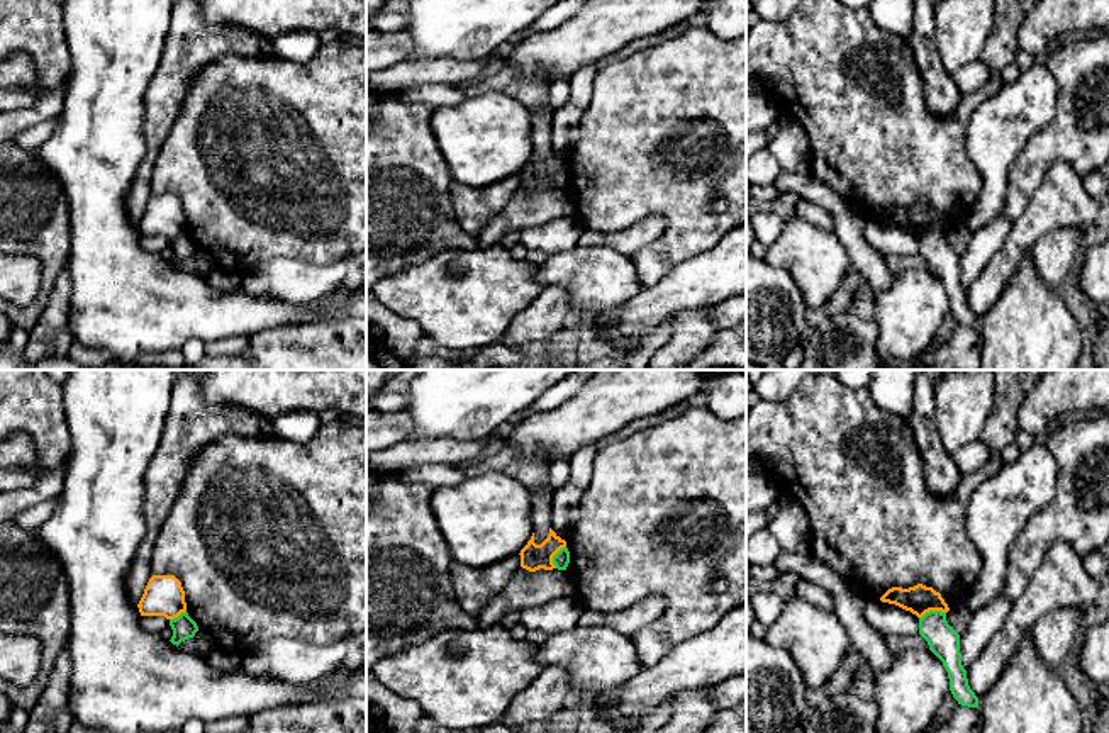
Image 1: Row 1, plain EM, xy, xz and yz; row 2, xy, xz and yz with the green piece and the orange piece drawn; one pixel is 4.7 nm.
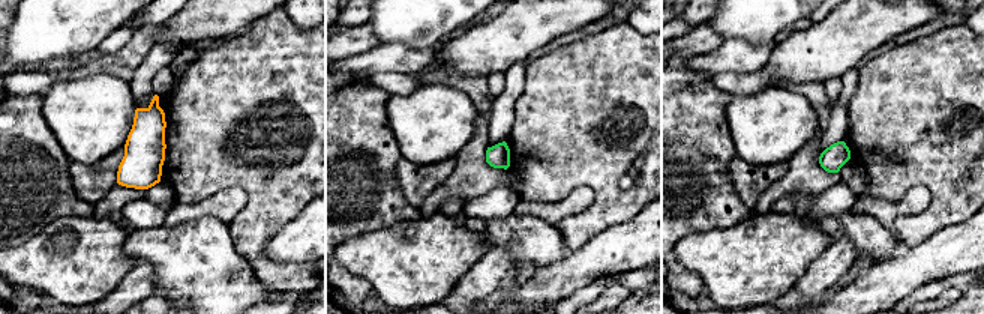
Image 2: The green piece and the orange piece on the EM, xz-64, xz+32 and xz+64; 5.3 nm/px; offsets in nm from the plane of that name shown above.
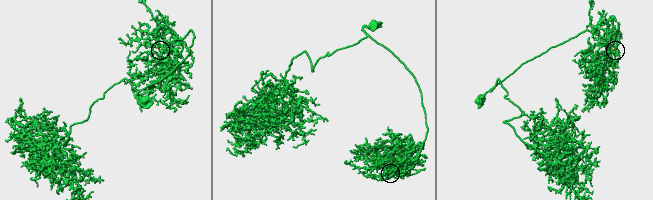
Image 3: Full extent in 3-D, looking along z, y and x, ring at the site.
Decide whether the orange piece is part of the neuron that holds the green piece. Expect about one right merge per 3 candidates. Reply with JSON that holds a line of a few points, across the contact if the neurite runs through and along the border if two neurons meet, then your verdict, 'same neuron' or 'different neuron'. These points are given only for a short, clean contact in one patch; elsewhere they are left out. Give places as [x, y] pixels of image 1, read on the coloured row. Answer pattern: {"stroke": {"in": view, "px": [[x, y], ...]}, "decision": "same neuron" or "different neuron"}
{"stroke": {"in": "yz", "px": [[945, 611], [926, 611], [919, 618]]}, "decision": "different neuron"}

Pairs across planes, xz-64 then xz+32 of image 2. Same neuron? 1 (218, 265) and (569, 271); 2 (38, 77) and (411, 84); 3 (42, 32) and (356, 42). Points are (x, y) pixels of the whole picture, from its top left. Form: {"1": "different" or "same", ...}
{"1": "different", "2": "same", "3": "different"}

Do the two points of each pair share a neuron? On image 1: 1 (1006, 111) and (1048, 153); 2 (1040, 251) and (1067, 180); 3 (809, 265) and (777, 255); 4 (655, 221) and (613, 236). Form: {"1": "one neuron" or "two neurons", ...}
{"1": "two neurons", "2": "two neurons", "3": "one neuron", "4": "one neuron"}

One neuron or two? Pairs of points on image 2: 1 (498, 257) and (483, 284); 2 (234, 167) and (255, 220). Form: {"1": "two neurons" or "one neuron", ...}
{"1": "one neuron", "2": "one neuron"}

